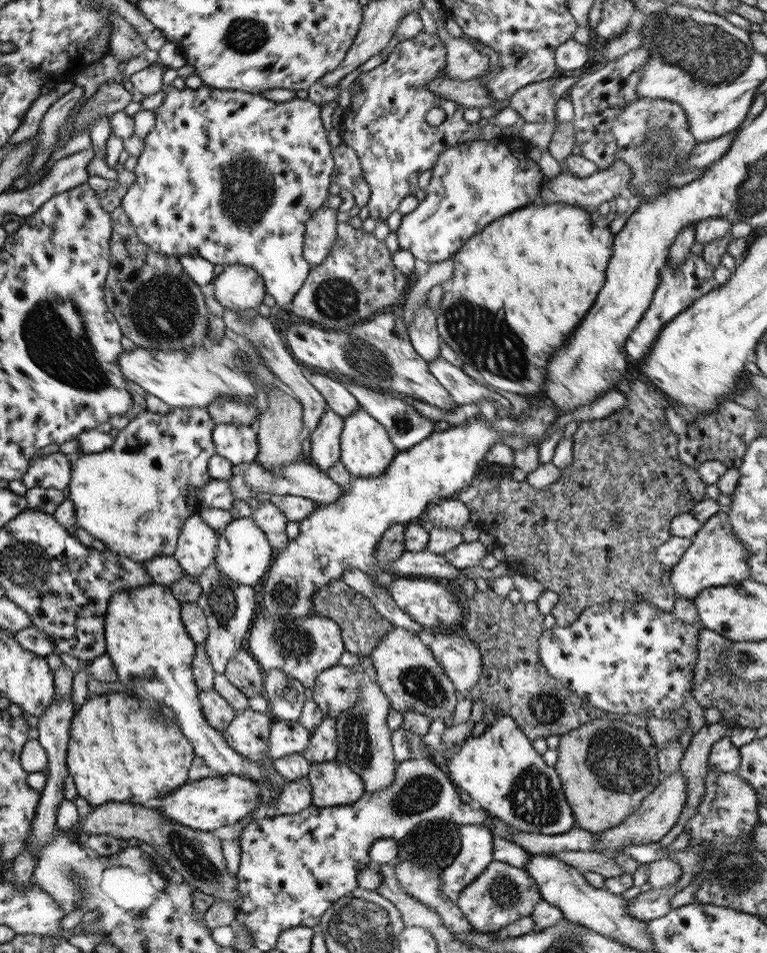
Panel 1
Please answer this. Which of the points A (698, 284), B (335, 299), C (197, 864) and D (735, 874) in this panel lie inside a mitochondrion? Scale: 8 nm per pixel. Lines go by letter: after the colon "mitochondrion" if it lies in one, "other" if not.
A: other
B: mitochondrion
C: mitochondrion
D: mitochondrion

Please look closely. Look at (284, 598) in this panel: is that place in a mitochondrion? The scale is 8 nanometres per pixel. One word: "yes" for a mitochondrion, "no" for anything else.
yes

